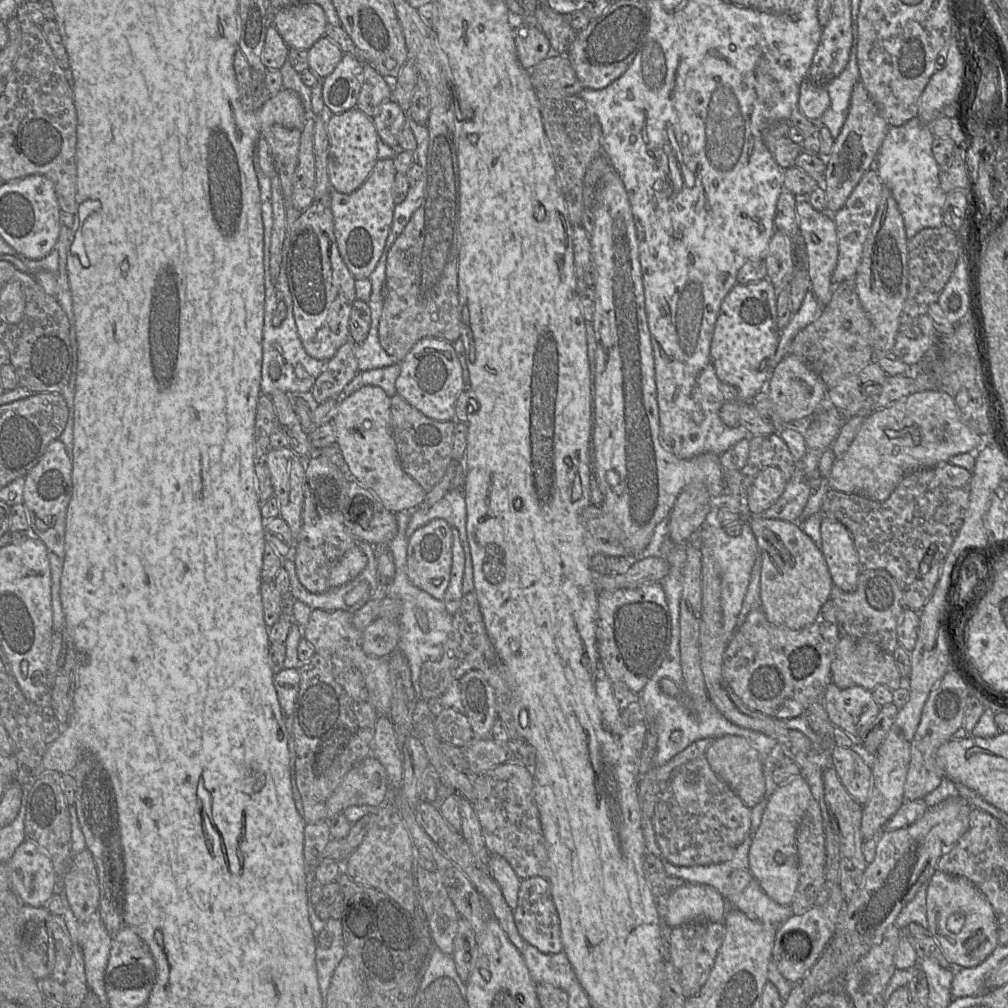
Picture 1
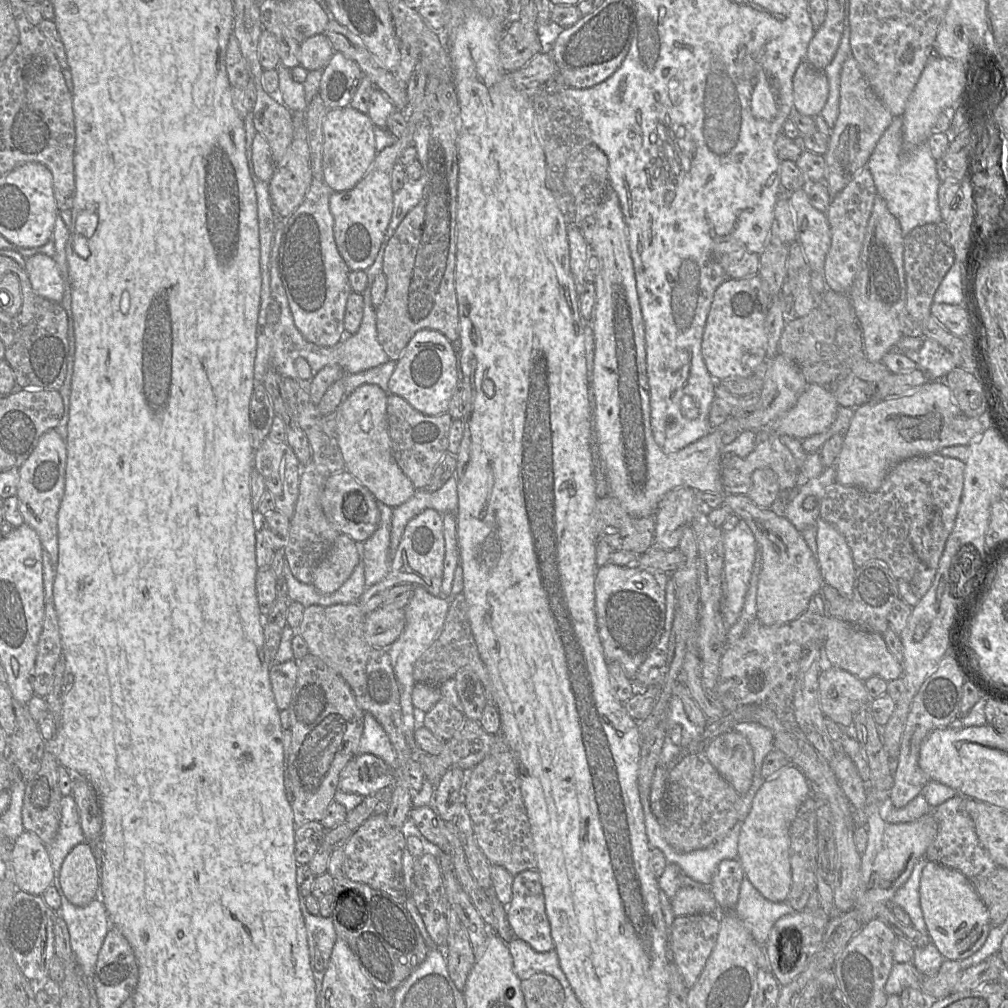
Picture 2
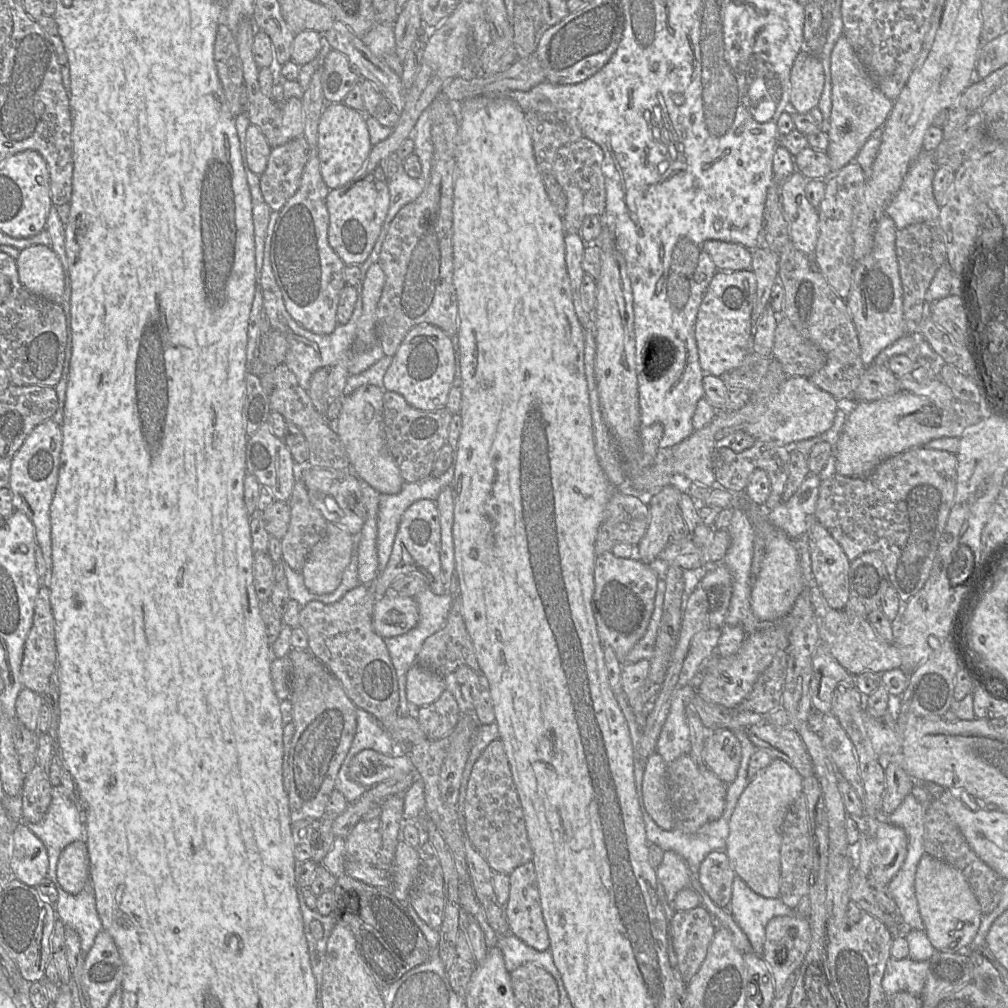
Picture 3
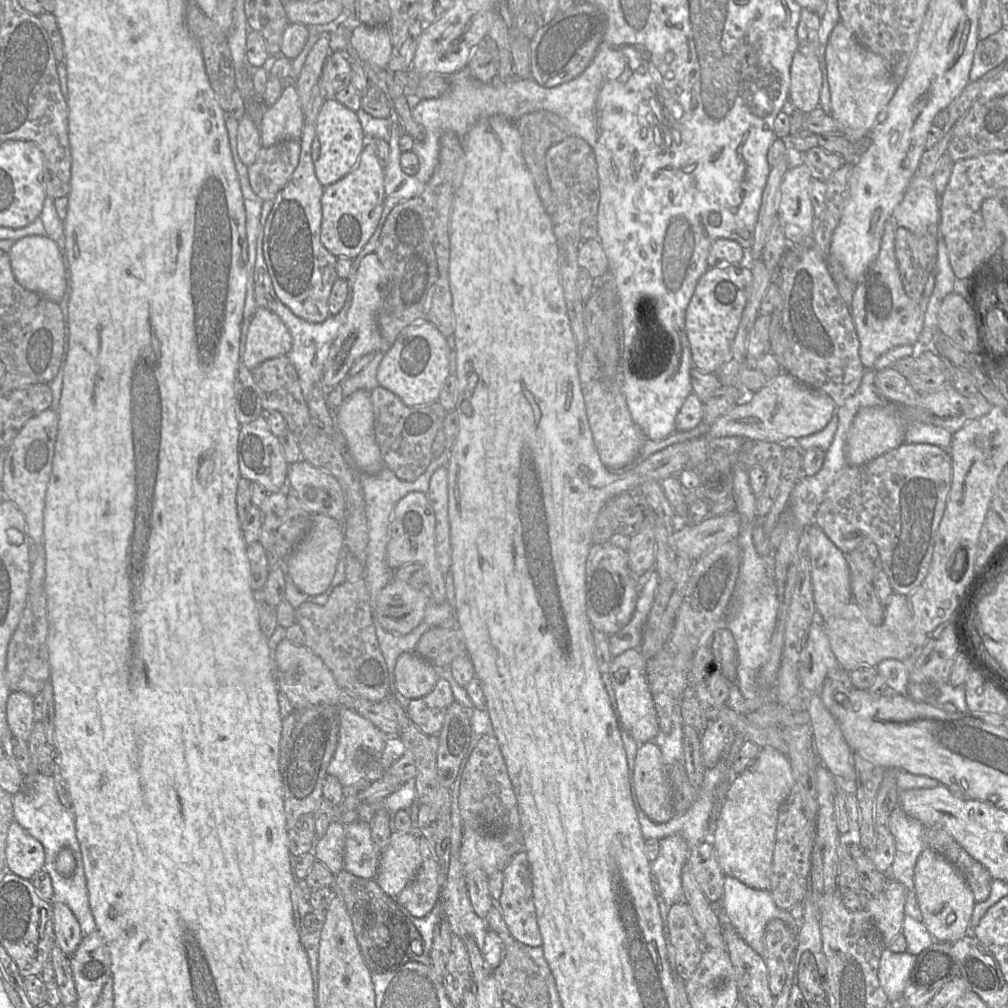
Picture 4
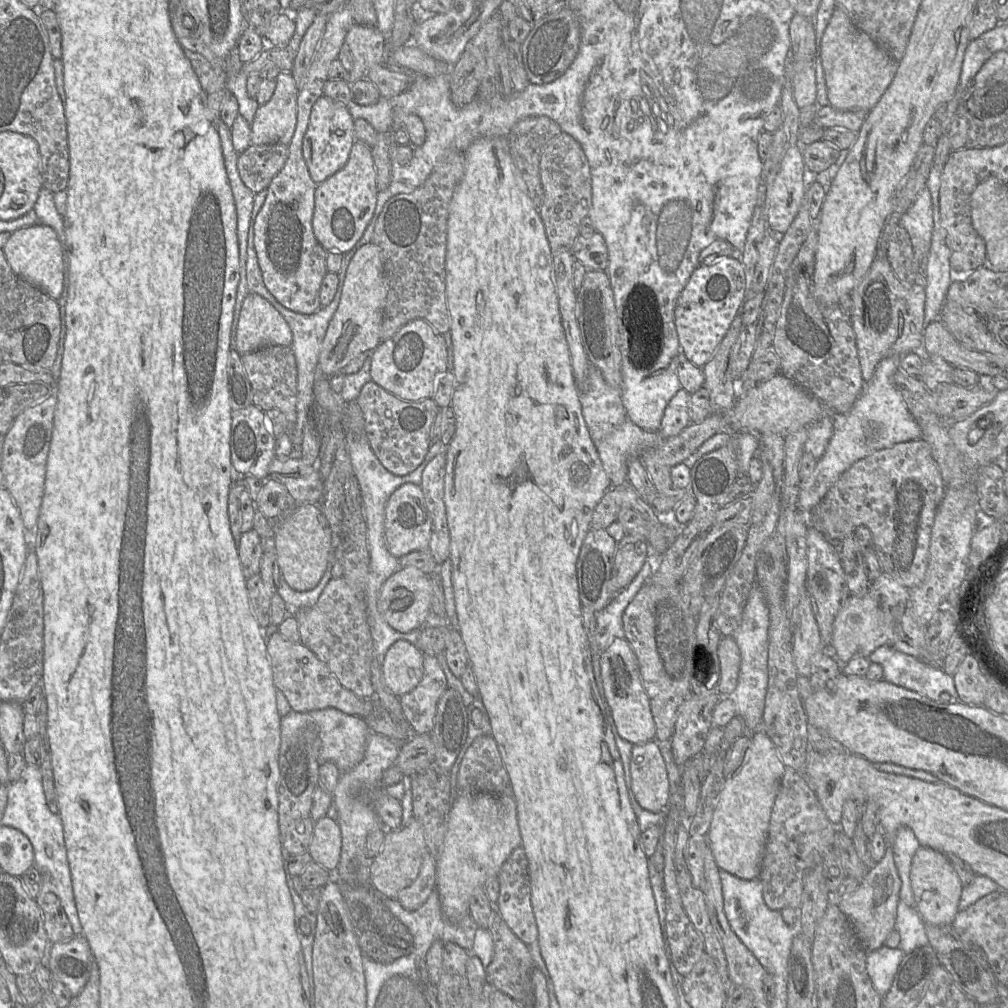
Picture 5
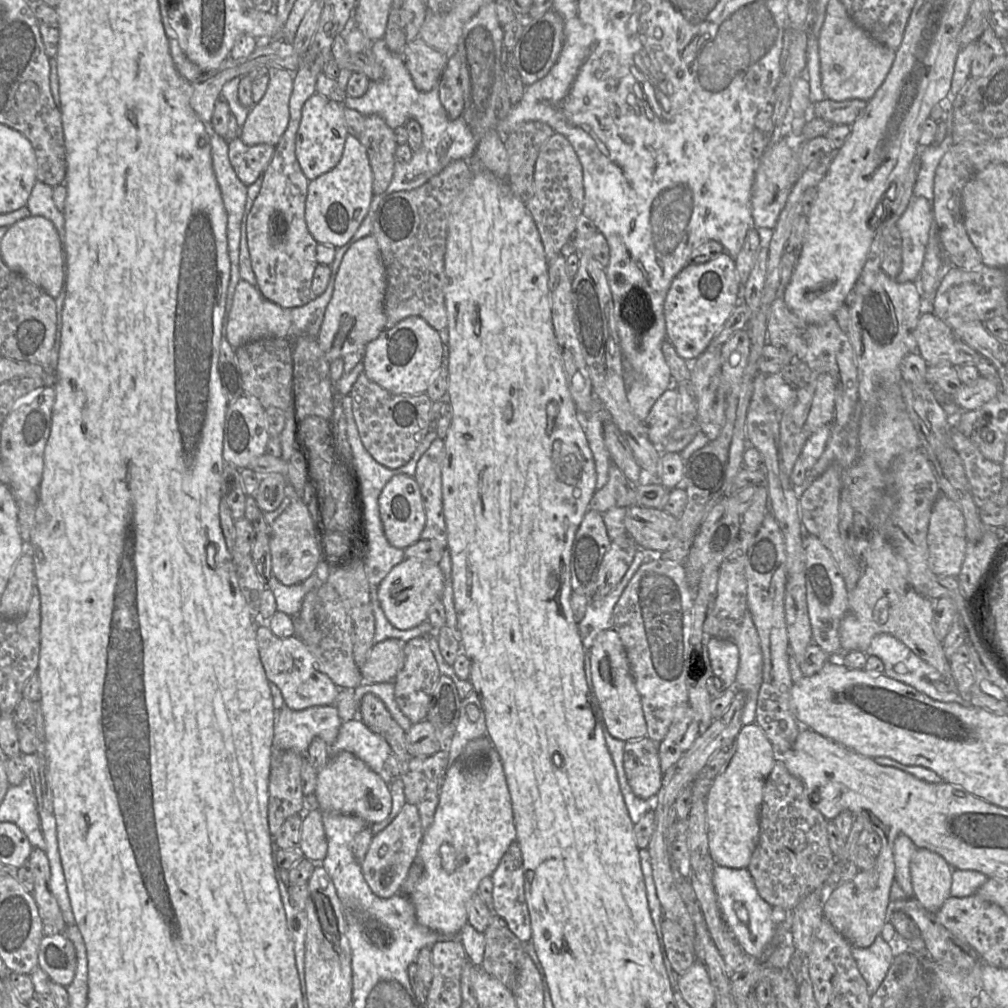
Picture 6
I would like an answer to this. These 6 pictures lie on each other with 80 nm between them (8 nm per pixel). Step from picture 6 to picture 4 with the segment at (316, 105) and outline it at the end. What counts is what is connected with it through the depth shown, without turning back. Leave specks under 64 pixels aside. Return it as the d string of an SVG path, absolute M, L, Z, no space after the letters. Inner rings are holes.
M326 98L315 122L315 136L311 156L315 173L320 183L329 186L353 170L365 146L367 137L356 111L353 111L334 98Z

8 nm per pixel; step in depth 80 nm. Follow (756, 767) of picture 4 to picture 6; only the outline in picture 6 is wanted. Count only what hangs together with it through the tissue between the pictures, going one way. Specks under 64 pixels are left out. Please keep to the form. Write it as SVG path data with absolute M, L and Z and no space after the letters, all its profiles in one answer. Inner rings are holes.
M743 725L735 738L736 750L727 768L718 775L706 799L706 826L709 852L715 865L747 868L760 835L760 809L763 789L777 755L761 727Z

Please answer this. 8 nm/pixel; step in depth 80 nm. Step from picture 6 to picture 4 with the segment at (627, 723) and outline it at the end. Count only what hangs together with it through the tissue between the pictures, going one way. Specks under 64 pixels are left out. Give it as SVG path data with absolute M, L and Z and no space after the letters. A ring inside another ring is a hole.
M628 649L613 657L609 666L609 676L622 731L627 732L638 745L652 741L659 732L659 721L647 684L646 658L639 649Z

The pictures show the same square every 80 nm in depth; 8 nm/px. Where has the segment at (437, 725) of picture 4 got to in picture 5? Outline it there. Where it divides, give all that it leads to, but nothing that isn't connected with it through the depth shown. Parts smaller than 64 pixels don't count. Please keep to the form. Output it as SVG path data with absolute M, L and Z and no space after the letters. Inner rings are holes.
M423 654L423 677L421 681L411 692L406 693L399 698L404 716L415 734L431 733L437 702L447 687L446 677L436 656Z

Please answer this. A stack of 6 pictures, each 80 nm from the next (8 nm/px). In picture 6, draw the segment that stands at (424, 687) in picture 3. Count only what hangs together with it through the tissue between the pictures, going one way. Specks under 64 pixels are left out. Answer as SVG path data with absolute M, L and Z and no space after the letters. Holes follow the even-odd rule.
M389 638L373 645L360 668L363 683L394 682L405 662L405 641Z

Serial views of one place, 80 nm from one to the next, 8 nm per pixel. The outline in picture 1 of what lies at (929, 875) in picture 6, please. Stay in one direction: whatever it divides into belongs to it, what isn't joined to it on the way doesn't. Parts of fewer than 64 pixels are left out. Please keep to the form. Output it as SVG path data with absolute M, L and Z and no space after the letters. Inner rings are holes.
M935 871L926 885L928 930L953 968L982 963L999 945L996 914L978 888L965 878Z

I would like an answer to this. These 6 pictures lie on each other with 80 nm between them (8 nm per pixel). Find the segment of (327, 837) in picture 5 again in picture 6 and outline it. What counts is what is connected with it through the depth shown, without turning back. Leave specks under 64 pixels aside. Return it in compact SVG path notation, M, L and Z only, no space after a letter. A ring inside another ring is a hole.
M310 809L303 818L299 847L304 858L309 859L315 866L321 865L328 847L321 811Z

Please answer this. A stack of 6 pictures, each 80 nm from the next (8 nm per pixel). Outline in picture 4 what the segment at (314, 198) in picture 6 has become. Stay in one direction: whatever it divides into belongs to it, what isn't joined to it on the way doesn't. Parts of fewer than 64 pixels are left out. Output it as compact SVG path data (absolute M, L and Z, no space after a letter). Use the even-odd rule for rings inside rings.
M366 141L356 166L337 182L324 187L320 239L336 257L356 258L374 234L384 209L385 168L373 141Z

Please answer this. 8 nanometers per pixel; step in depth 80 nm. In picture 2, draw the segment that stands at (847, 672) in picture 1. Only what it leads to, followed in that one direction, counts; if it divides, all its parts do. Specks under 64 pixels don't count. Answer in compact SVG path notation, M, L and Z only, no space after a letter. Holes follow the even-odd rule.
M826 616L826 638L819 659L820 669L836 667L866 681L878 676L886 682L902 677L902 664L888 650L881 634L862 630L838 618Z

